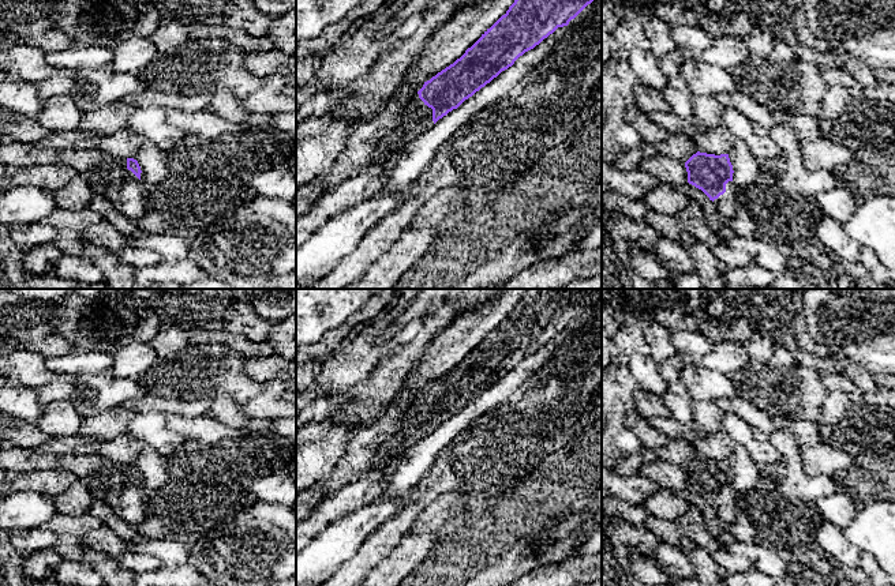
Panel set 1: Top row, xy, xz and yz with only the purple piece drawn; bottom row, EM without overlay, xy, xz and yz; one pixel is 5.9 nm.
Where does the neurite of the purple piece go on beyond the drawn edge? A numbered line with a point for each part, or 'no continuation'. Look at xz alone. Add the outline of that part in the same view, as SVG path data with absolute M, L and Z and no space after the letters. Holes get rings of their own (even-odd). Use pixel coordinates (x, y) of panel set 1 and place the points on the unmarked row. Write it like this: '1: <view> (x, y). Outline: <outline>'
1: xz (416, 424). Outline: M416 398L405 410L400 428L396 433L379 444L372 454L371 466L378 467L393 455L404 455L404 452L432 433L432 414L428 413Z

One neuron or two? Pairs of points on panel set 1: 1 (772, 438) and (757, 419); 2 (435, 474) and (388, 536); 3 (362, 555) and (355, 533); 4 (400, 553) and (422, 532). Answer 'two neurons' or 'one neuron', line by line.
1: one neuron
2: one neuron
3: two neurons
4: one neuron

